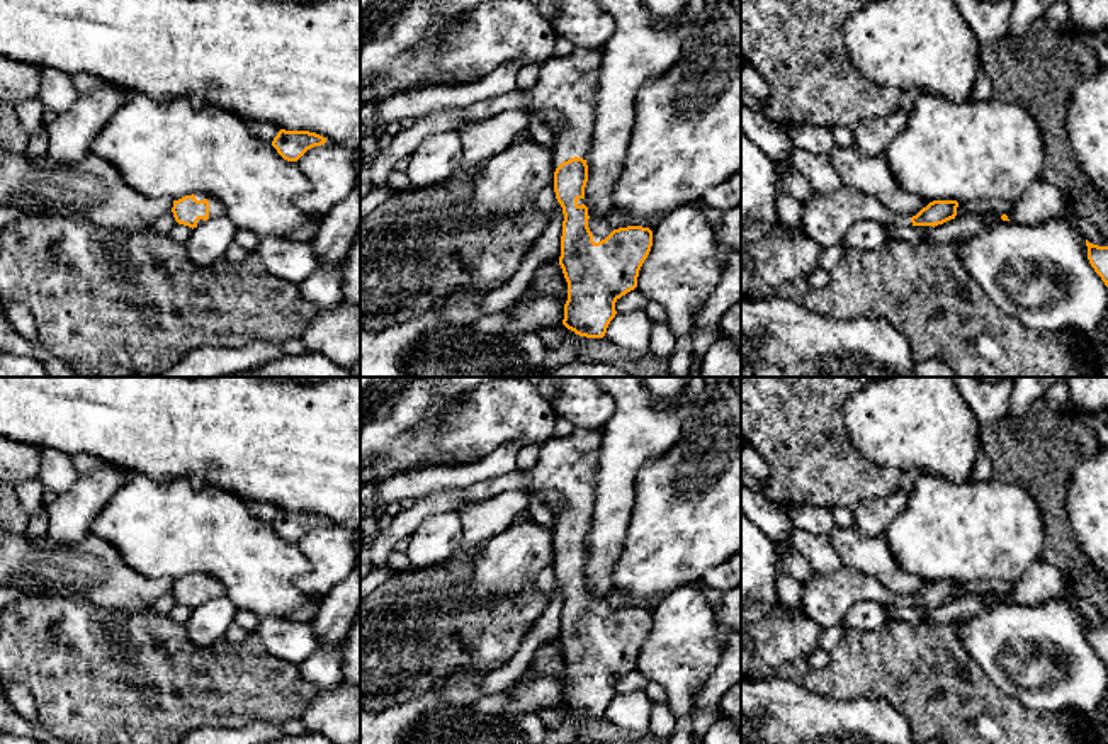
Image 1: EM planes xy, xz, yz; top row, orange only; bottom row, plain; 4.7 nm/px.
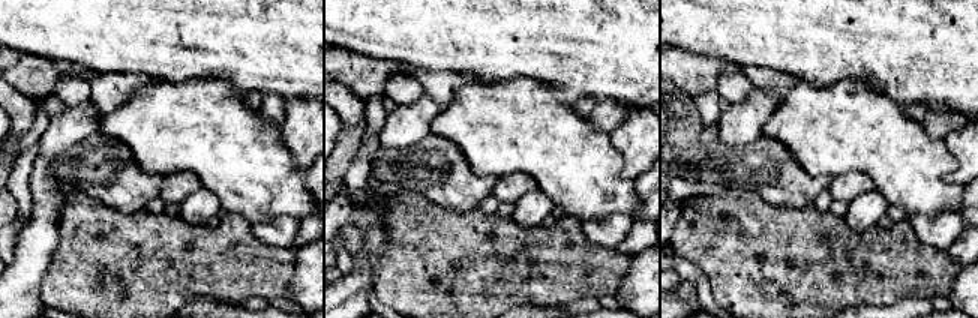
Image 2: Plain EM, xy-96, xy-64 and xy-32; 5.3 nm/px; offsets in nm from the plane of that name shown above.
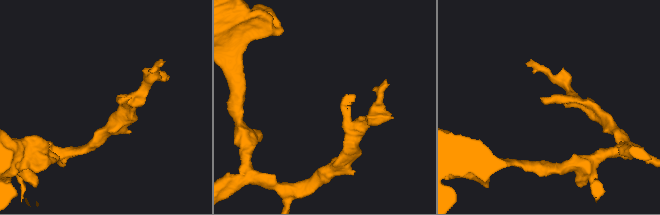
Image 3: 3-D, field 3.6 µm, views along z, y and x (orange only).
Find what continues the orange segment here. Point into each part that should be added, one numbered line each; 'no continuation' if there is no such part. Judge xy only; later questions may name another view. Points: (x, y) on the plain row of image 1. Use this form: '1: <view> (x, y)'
1: xy (216, 590)

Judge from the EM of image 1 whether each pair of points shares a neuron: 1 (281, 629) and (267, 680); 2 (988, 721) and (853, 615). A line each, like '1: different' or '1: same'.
1: different
2: different

